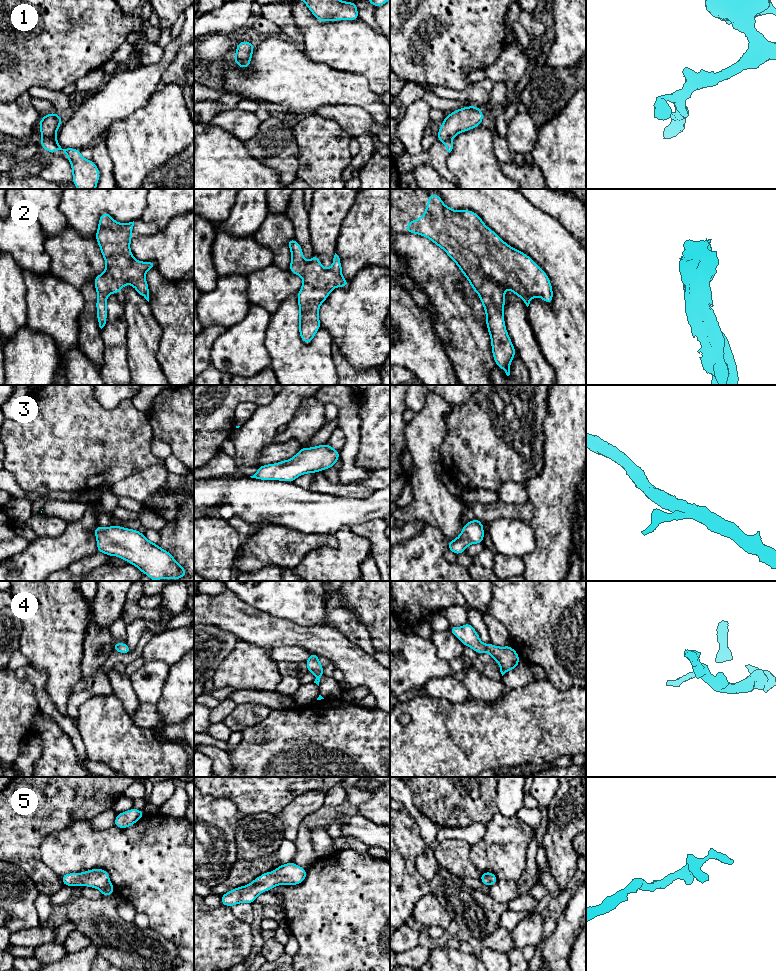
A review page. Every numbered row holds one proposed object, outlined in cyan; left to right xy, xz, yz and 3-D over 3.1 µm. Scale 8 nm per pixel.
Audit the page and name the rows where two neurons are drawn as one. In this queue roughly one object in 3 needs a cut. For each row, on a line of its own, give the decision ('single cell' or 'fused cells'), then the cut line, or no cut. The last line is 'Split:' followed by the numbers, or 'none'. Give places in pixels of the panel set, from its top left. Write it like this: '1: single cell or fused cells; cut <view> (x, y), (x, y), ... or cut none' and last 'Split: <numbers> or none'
1: single cell; cut none
2: single cell; cut none
3: single cell; cut none
4: single cell; cut none
5: single cell; cut none
Split: none

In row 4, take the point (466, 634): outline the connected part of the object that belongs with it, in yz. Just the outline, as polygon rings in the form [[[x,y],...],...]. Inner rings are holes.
[[[469,622],[462,627],[450,626],[449,631],[463,643],[464,647],[471,647],[477,654],[489,653],[493,661],[499,663],[502,676],[506,672],[518,667],[520,656],[510,645],[498,647],[492,643],[482,643],[479,634]]]

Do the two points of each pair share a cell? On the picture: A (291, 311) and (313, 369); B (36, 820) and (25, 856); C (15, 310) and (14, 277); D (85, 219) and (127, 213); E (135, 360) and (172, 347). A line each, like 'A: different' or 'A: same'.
A: same
B: same
C: same
D: same
E: different

